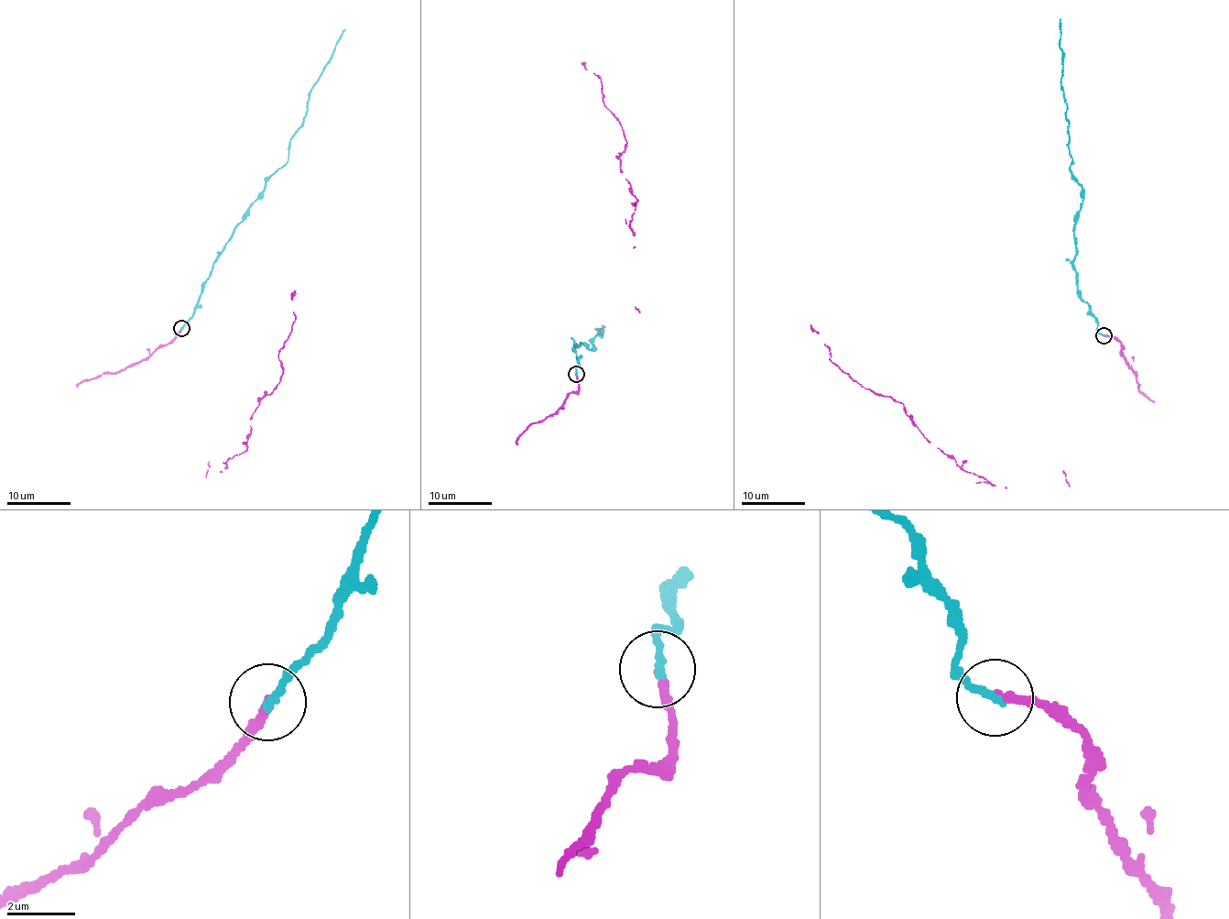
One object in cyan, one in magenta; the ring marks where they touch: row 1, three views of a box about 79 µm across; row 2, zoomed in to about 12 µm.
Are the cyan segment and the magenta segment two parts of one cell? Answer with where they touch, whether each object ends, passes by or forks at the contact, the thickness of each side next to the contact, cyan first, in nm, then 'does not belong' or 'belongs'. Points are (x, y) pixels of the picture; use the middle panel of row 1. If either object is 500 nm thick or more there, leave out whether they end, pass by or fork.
(576, 374) | cyan ends | magenta ends | 280/240 nm | belongs

